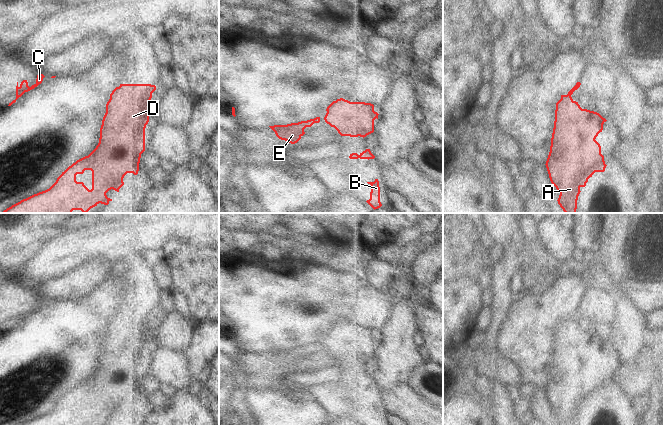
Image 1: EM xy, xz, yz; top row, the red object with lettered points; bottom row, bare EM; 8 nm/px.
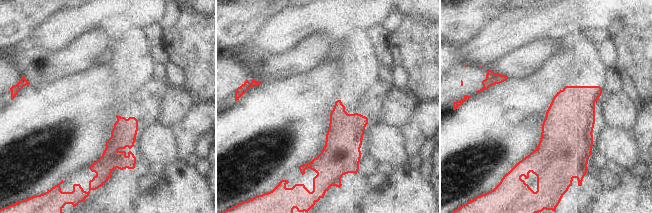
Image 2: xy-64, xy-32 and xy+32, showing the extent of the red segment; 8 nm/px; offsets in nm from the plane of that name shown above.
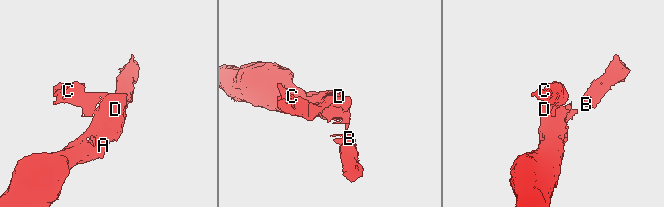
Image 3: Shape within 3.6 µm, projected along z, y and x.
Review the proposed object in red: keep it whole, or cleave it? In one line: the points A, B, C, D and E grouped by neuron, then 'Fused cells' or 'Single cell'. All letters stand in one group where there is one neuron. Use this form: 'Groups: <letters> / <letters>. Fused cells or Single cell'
Groups: A B D / C E. Fused cells.

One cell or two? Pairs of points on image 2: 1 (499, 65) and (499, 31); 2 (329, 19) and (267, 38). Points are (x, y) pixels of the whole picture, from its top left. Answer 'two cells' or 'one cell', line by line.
1: two cells
2: one cell

